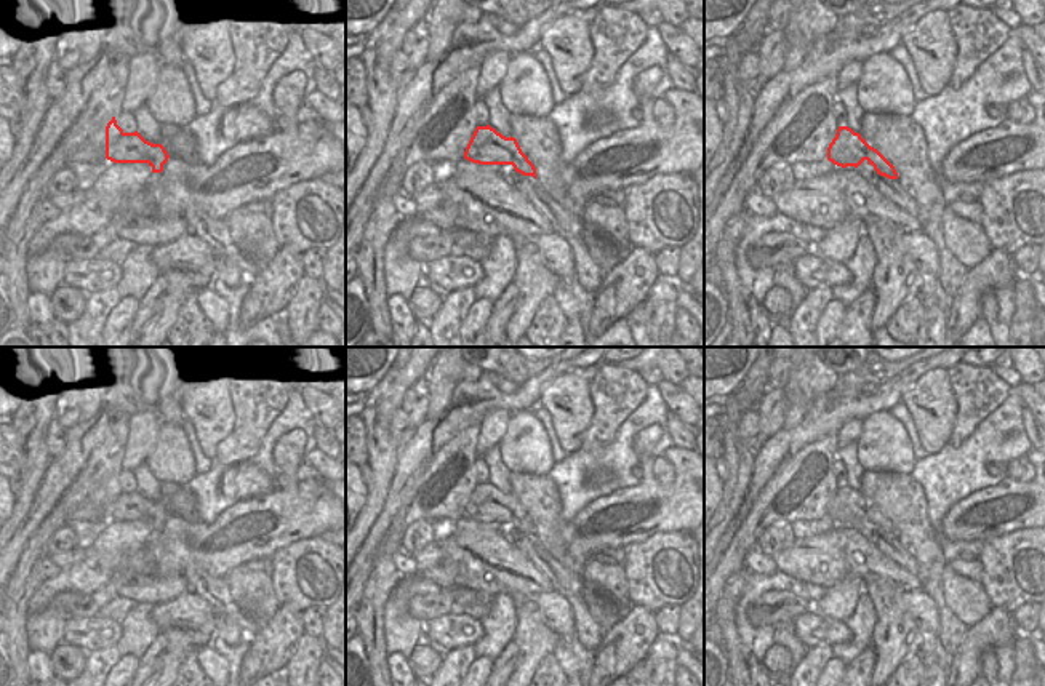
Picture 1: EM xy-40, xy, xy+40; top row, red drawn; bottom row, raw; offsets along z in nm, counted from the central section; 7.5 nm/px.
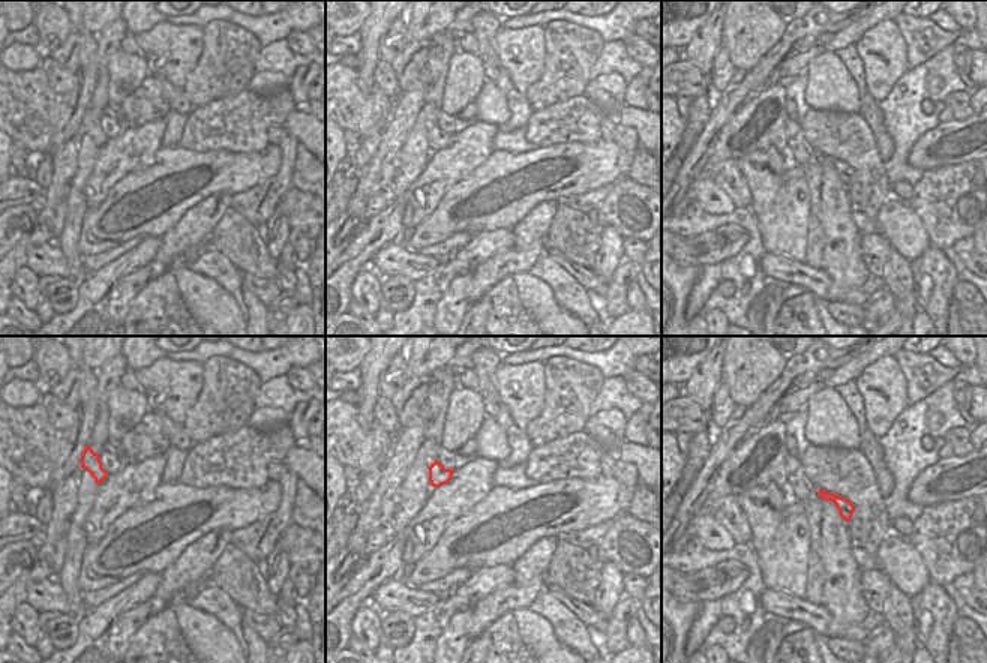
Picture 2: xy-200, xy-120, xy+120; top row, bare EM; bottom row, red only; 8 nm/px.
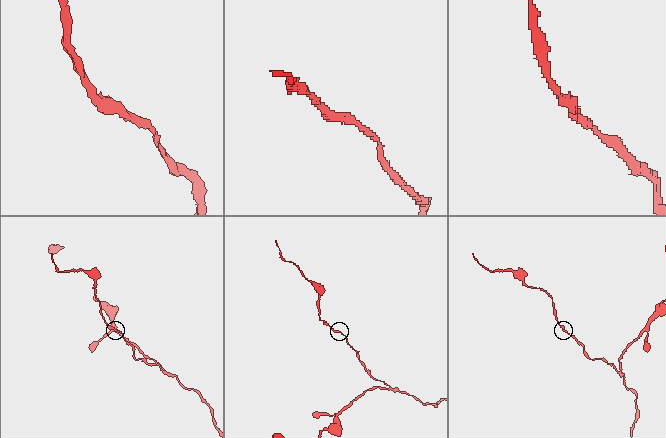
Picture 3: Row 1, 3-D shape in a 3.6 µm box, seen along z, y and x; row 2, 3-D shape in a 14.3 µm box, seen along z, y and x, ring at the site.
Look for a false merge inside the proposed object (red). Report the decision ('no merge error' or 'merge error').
no merge error

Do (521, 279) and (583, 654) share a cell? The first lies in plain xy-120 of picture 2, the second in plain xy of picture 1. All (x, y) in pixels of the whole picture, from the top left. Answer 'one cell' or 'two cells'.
two cells

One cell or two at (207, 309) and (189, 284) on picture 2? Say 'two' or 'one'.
one

